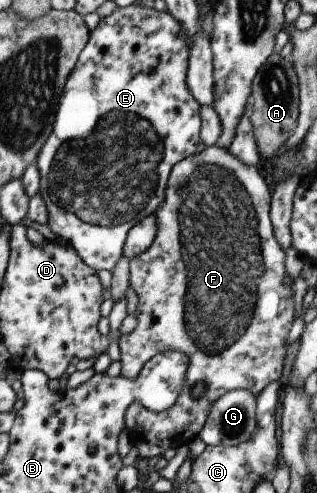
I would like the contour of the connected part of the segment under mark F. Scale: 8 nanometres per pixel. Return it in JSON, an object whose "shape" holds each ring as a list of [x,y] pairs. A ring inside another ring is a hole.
{"shape":[[[216,145],[206,146],[201,153],[191,155],[174,165],[171,169],[165,191],[164,201],[155,211],[158,231],[153,244],[146,252],[141,253],[129,261],[129,270],[131,273],[130,287],[136,291],[139,297],[136,310],[139,324],[132,333],[120,335],[121,375],[124,377],[136,379],[142,371],[143,365],[146,365],[146,362],[150,361],[151,357],[159,353],[166,354],[168,349],[184,354],[187,356],[187,361],[189,362],[183,386],[172,407],[161,412],[153,412],[139,398],[133,404],[130,404],[130,407],[125,413],[125,427],[127,428],[127,434],[132,447],[134,446],[138,449],[138,459],[146,458],[151,462],[163,456],[164,452],[168,451],[168,449],[174,448],[177,450],[182,445],[188,446],[192,439],[199,437],[199,433],[204,427],[212,404],[219,397],[222,397],[222,394],[235,389],[248,389],[248,391],[251,391],[257,396],[271,381],[278,381],[278,378],[282,375],[282,367],[284,367],[282,361],[284,355],[286,355],[289,331],[295,320],[294,317],[296,317],[296,307],[292,300],[292,293],[294,293],[292,290],[293,279],[286,272],[286,263],[284,262],[286,252],[281,246],[281,243],[275,238],[273,223],[269,216],[272,193],[270,193],[270,187],[268,187],[265,177],[260,174],[258,169],[244,165],[227,149],[219,148]],[[196,382],[204,382],[207,387],[207,392],[199,400],[194,399],[191,394],[192,386]]]}

